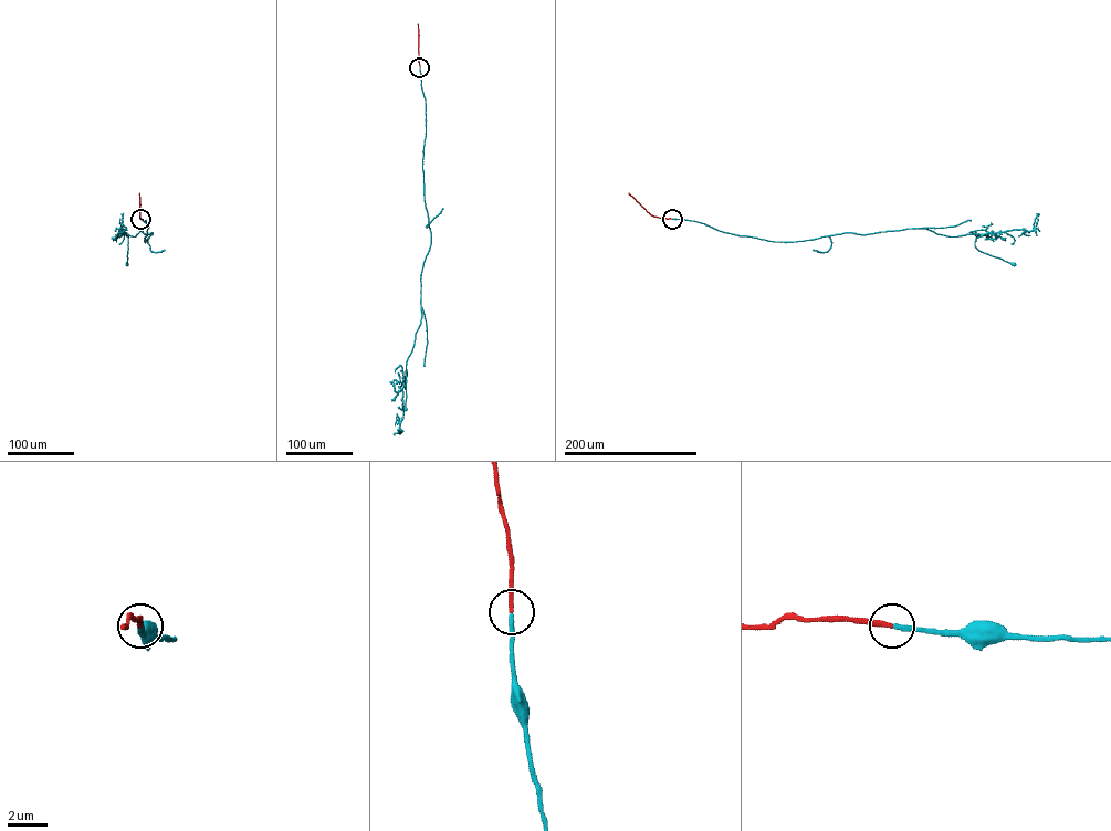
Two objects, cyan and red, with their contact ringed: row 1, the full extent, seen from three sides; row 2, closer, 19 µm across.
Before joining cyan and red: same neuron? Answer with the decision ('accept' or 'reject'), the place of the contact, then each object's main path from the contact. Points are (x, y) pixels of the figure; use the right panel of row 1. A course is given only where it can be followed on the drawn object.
accept; at (672, 219); cyan runs (672, 219), (777, 242), (914, 228), (951, 237), (982, 234), (975, 239), (976, 249), (1014, 264); red runs (672, 219), (651, 214), (629, 193)

